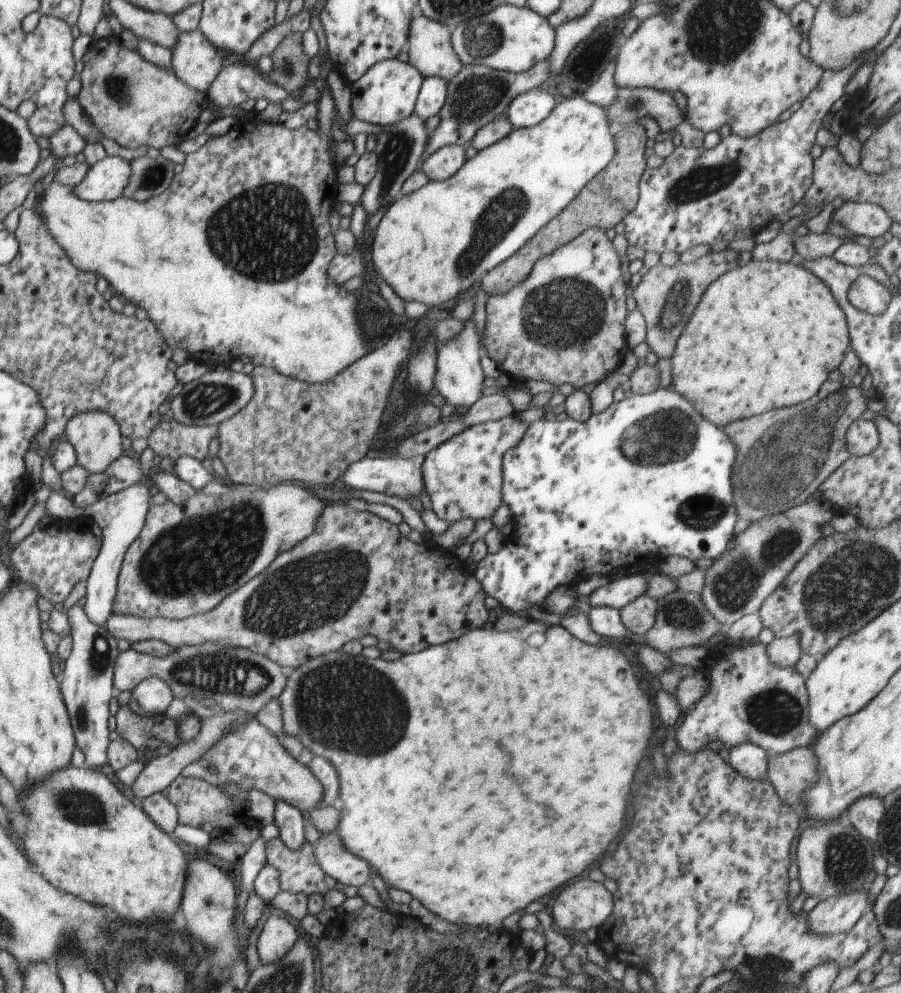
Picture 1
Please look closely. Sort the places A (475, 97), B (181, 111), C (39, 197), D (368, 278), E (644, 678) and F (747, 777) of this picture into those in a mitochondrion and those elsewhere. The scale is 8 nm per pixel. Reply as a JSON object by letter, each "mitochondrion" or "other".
{"A":"mitochondrion","B":"other","C":"other","D":"other","E":"other","F":"other"}

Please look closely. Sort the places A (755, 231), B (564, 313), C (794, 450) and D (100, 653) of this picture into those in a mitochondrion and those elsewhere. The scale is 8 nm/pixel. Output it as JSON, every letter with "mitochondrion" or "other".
{"A":"other","B":"mitochondrion","C":"mitochondrion","D":"mitochondrion"}

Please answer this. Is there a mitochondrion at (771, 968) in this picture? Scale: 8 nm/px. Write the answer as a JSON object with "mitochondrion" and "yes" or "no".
{"mitochondrion":"yes"}

